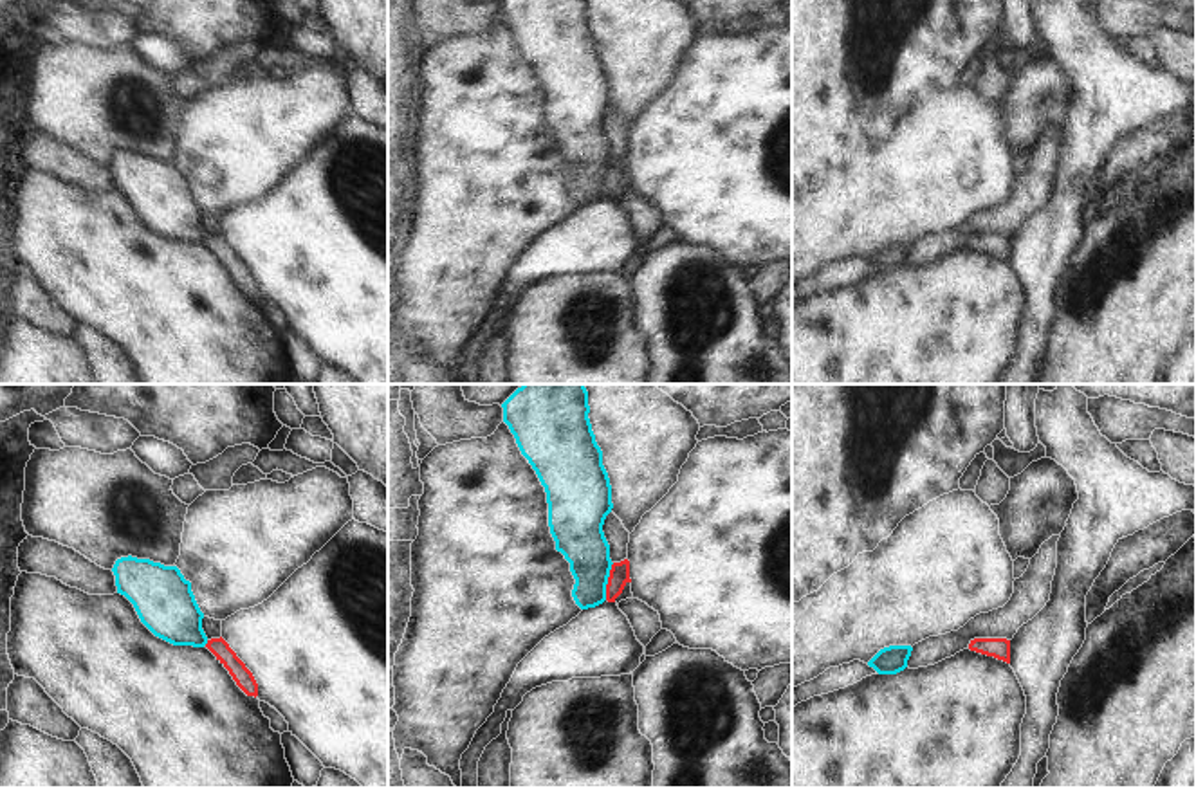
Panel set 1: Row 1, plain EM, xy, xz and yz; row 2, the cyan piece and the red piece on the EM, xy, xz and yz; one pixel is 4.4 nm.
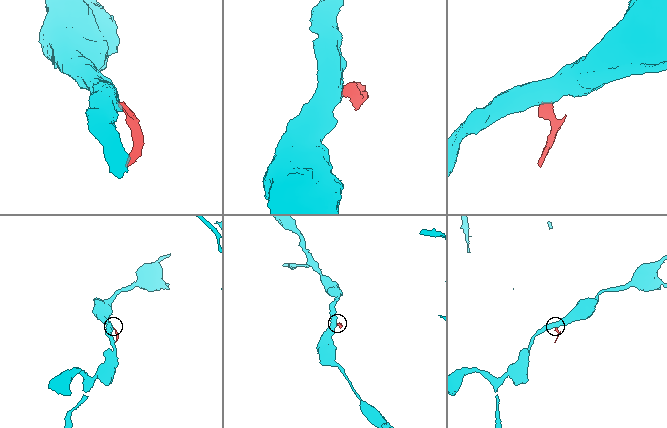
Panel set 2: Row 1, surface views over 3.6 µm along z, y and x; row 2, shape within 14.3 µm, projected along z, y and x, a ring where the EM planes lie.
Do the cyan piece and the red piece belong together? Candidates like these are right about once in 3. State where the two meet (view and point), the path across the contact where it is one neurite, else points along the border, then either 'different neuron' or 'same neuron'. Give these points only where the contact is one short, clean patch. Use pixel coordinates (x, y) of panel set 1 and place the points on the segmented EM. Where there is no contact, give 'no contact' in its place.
xz (607, 581) | along xz (614, 563), (605, 599) | different neuron

